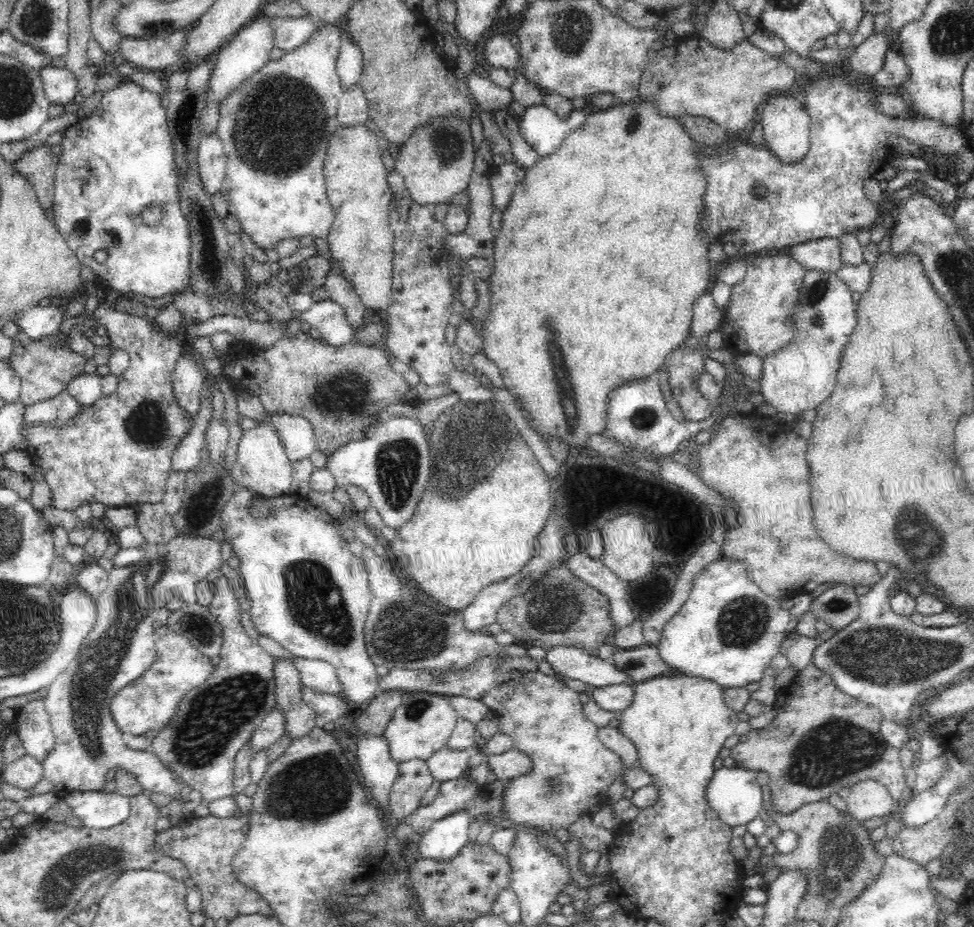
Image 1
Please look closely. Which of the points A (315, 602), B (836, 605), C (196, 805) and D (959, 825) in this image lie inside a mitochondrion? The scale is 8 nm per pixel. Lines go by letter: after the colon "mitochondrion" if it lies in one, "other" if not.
A: mitochondrion
B: mitochondrion
C: other
D: other

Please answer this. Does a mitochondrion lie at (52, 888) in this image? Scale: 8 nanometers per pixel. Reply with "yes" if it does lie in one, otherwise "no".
yes

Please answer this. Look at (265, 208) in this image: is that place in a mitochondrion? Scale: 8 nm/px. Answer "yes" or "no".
no

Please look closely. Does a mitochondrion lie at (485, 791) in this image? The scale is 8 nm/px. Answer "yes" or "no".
no

